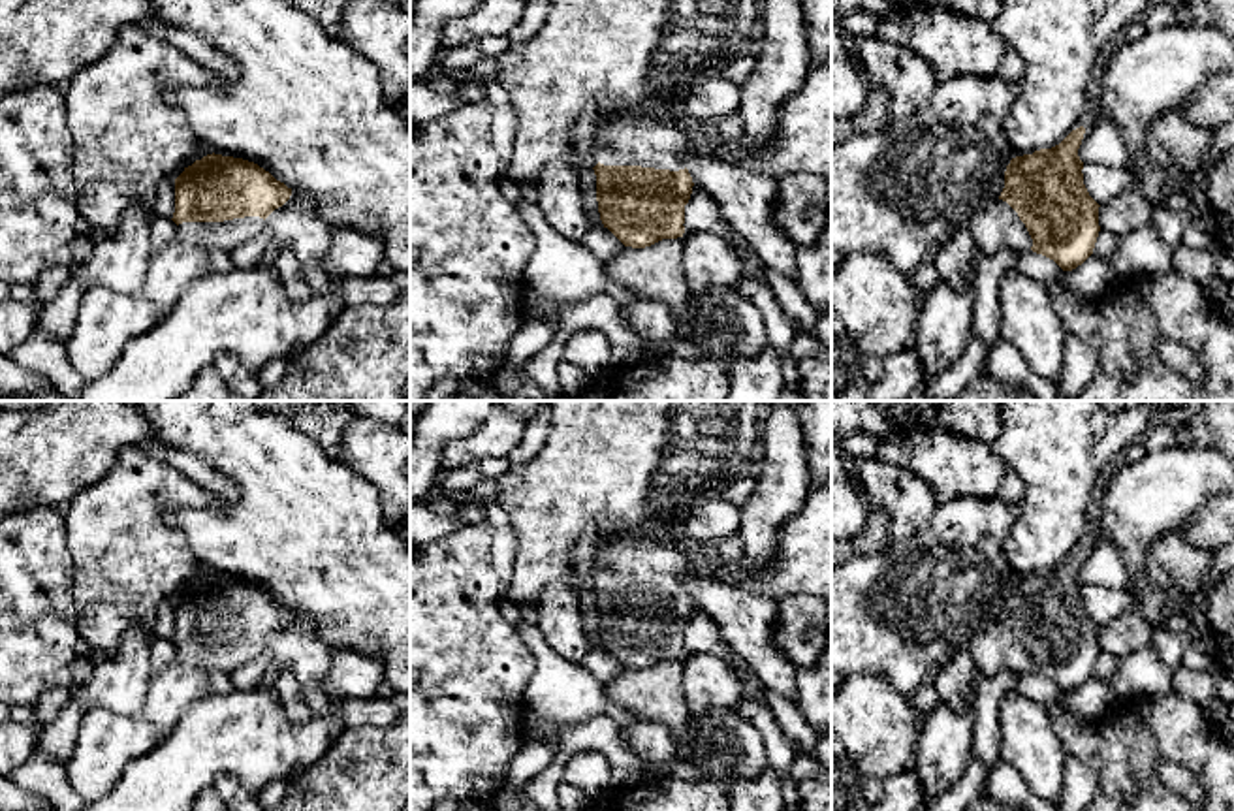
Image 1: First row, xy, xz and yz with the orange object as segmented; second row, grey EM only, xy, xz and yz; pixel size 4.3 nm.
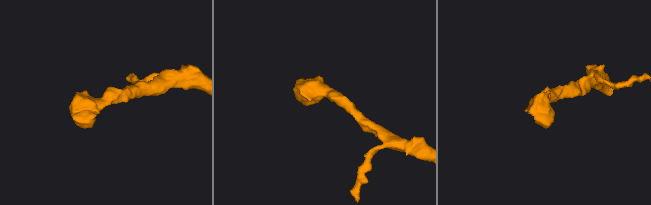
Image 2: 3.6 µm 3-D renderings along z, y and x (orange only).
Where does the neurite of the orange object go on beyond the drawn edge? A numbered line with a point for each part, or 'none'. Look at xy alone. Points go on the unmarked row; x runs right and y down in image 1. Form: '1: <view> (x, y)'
1: xy (226, 657)

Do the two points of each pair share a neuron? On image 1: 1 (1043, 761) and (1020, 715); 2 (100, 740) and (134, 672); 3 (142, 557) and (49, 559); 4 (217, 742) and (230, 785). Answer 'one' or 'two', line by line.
1: one
2: two
3: two
4: two

